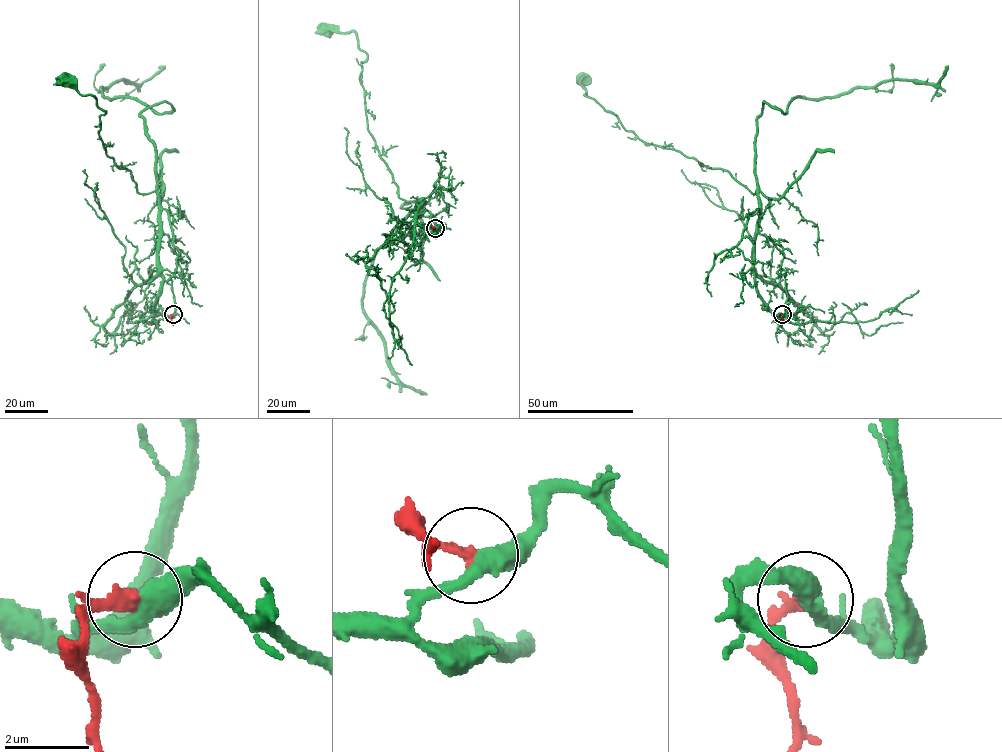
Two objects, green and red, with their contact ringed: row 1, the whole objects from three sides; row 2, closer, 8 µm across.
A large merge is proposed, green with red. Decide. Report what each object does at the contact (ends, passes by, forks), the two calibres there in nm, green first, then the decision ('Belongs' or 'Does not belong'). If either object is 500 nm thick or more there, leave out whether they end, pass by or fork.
At the ring green passes by. At the ring red ends. Thickness 400 nm (green) against 280 nm. Does not belong

